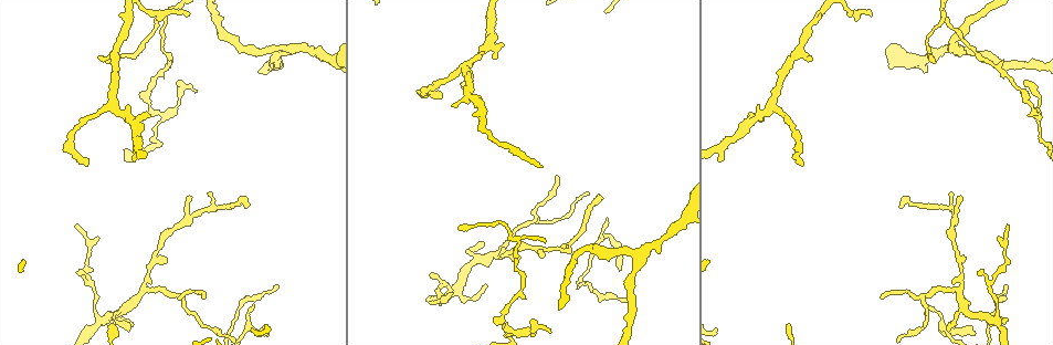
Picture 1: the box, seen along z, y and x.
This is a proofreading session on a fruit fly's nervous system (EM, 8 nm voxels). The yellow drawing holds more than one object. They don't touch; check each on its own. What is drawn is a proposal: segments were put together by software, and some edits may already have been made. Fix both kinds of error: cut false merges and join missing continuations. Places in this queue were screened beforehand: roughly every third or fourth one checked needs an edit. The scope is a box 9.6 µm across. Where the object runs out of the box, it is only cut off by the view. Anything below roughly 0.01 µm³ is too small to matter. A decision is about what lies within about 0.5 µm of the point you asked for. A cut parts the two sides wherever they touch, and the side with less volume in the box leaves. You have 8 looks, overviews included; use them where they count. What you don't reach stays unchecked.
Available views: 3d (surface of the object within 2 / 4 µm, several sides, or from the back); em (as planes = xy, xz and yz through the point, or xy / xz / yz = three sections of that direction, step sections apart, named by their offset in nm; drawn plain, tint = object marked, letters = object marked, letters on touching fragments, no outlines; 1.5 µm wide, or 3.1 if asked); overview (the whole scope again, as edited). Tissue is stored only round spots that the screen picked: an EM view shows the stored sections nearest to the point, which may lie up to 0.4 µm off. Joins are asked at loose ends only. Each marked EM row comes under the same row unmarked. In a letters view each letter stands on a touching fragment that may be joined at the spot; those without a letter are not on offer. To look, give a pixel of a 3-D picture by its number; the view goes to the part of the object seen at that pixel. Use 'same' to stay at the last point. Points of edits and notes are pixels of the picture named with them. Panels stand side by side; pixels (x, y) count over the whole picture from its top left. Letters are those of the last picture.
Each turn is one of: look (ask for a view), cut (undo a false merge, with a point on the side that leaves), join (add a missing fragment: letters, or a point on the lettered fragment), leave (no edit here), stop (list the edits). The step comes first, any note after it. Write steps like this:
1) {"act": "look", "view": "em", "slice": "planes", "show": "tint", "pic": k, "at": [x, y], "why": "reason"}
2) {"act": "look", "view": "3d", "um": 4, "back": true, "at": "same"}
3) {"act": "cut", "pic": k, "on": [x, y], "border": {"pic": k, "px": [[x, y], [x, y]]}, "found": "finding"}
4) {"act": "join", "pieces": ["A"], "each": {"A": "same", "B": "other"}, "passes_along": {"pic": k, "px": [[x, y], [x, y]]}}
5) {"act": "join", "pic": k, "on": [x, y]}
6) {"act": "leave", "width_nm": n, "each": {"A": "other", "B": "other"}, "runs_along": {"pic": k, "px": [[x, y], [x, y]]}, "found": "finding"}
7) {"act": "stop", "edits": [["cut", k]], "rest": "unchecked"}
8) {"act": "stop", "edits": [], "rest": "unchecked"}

{"act": "look", "view": "em", "slice": "planes", "show": "letters", "pic": 1, "at": [275, 286], "why": "end of a long branch"}

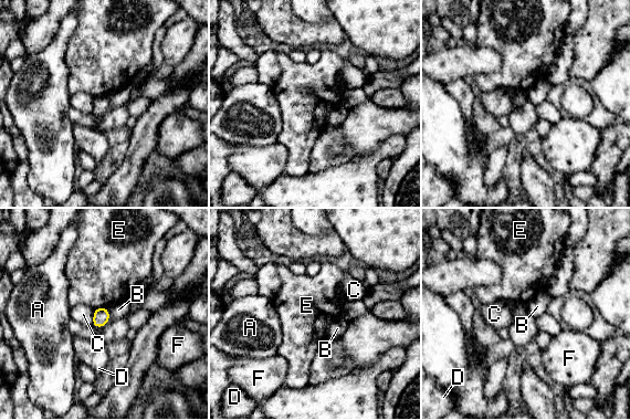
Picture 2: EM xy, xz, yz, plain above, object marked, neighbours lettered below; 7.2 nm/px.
{"act": "leave", "each": {"A": "other", "B": "other", "C": "other", "D": "other", "E": "other", "F": "other"}, "border": {"pic": 2, "px": [[107, 307], [94, 308]]}, "found": "none of them fits"}

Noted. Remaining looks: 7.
{"act": "look", "view": "3d", "um": 4, "pic": 1, "at": [900, 208], "why": "tapers out"}

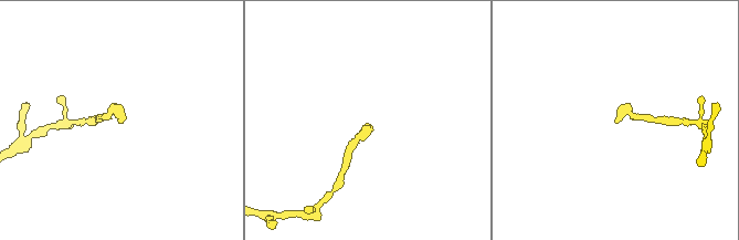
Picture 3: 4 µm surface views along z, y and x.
{"act": "look", "view": "em", "slice": "xy", "step": 4, "show": "letters", "pic": 3, "at": [368, 124], "why": "need the tissue"}

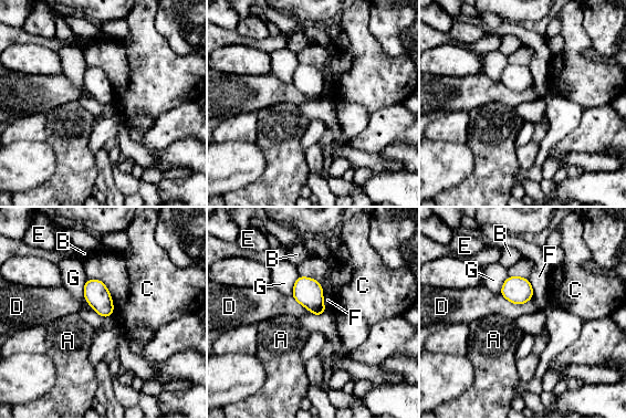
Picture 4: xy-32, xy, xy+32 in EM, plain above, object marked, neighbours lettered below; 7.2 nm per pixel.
{"act": "look", "view": "em", "slice": "planes", "show": "letters", "at": "same"}

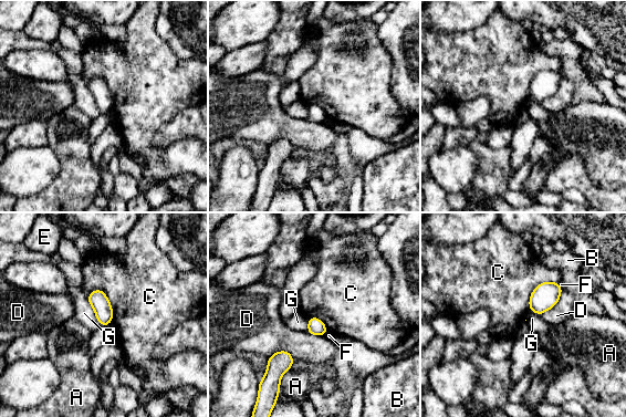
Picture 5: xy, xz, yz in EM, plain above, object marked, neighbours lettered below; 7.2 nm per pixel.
{"act": "leave", "each": {"A": "other", "B": "other", "C": "other", "D": "other", "E": "other", "F": "other", "G": "other"}, "border": {"pic": 5, "px": [[94, 289], [110, 303], [108, 324]]}, "found": "none of them fits"}

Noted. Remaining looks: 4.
{"act": "look", "view": "em", "slice": "planes", "show": "letters", "pic": 1, "at": [288, 48], "why": "a fork"}

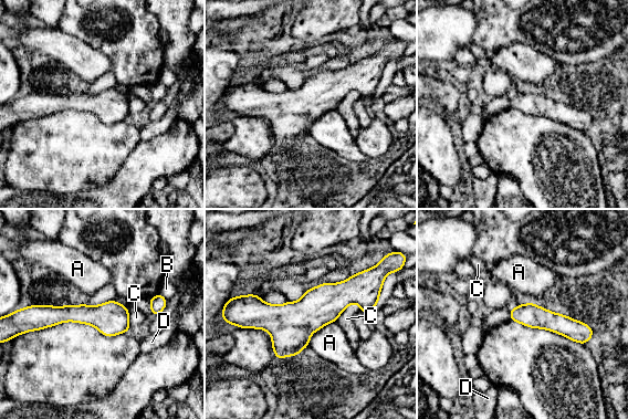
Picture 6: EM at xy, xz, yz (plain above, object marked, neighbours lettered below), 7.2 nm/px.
{"act": "leave", "width_nm": 170, "each": {"A": "other", "B": "other", "C": "other", "D": "other"}, "found": "continuous, no second cell"}

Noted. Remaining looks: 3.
{"act": "look", "view": "3d", "um": 2, "pic": 1, "at": [964, 260], "why": "free end"}

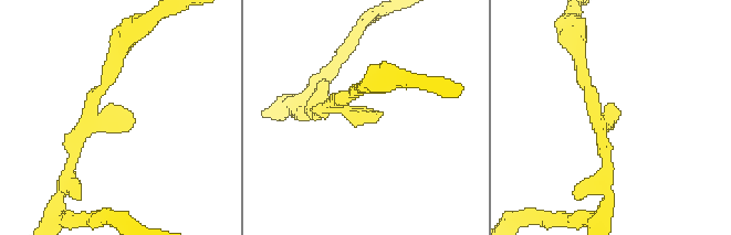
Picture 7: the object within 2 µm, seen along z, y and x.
{"act": "look", "view": "em", "slice": "xy", "step": 8, "show": "letters", "pic": 7, "at": [377, 118], "why": "need the tissue"}

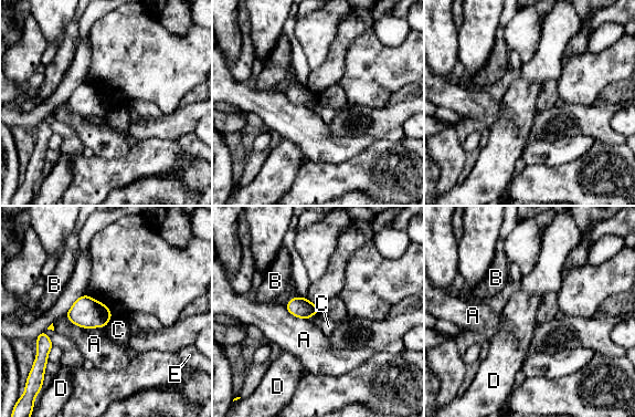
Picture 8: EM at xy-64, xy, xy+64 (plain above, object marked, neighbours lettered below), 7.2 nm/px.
{"act": "look", "view": "em", "slice": "planes", "show": "letters", "at": "same"}

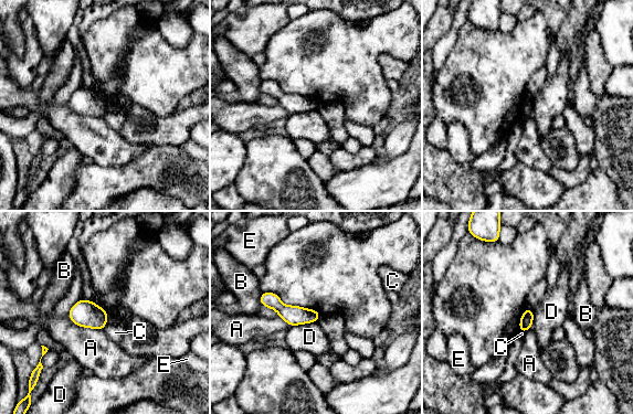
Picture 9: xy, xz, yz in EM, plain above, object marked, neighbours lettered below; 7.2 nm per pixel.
{"act": "leave", "width_nm": 90, "each": {"A": "other", "B": "other", "C": "other", "D": "other", "E": "other"}, "border": {"pic": 9, "px": [[316, 321], [294, 325], [292, 327]]}, "found": "no lettered fragment goes on from it"}

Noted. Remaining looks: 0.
{"act": "stop", "edits": [], "rest": "unchecked"}

